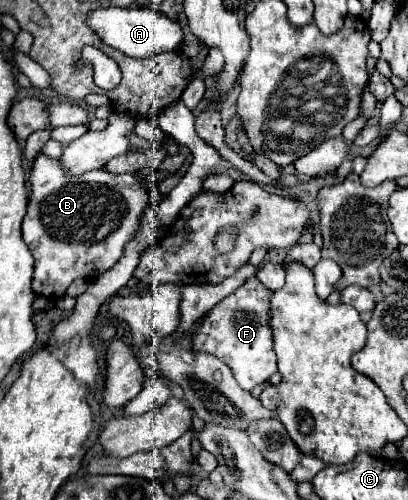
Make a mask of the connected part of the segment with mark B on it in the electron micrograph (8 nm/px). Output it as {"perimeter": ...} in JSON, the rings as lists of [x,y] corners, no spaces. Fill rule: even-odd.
{"perimeter":[[[38,154],[30,176],[28,208],[22,220],[22,236],[34,256],[32,290],[36,292],[36,296],[58,300],[66,294],[66,288],[76,278],[96,280],[106,270],[110,270],[122,256],[124,246],[132,240],[134,232],[140,228],[140,220],[148,208],[150,208],[148,188],[134,174],[110,176],[106,170],[90,170],[84,172],[82,176],[68,176],[66,172],[62,172],[58,160],[50,160],[48,156]]]}

